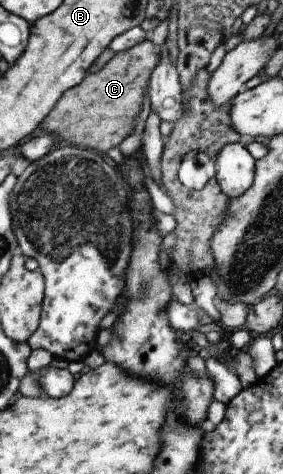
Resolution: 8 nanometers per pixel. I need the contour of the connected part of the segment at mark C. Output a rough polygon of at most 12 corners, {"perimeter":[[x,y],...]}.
{"perimeter":[[161,46],[115,53],[40,132],[101,155],[134,130]]}

